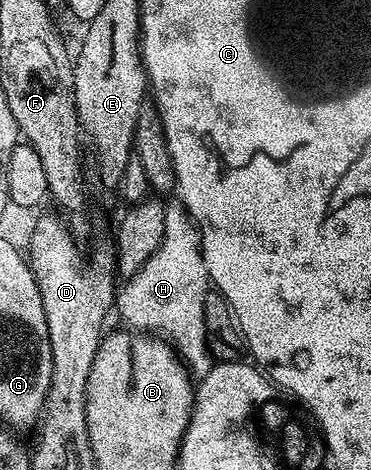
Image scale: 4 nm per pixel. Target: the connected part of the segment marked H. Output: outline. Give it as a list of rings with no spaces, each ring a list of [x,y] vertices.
[[[179,202],[165,203],[164,229],[158,250],[133,276],[123,281],[114,301],[114,312],[136,334],[155,334],[176,349],[185,368],[193,377],[205,376],[214,363],[208,349],[208,327],[204,303],[210,290],[206,264],[200,249],[200,231]]]

